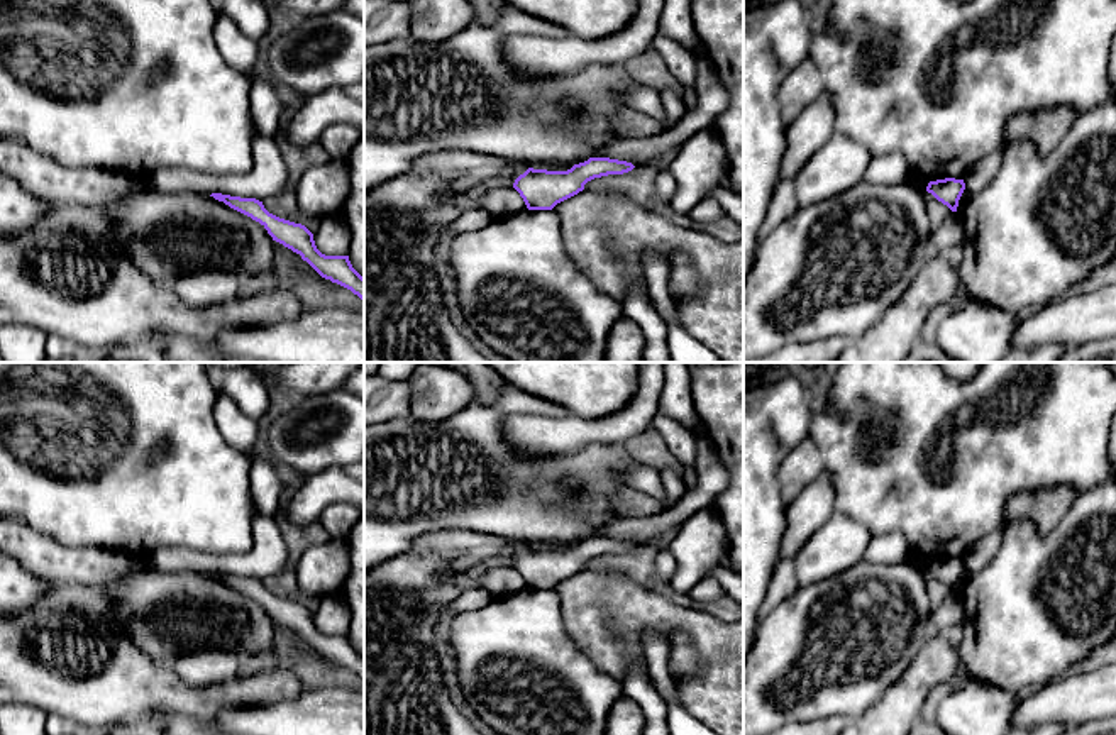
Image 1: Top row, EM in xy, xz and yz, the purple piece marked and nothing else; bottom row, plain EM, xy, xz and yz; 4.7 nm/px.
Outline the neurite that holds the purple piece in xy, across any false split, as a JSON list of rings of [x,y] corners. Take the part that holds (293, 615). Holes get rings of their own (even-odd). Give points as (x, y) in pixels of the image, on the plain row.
[[[222,572],[210,576],[259,601],[273,620],[300,633],[322,657],[351,669],[364,681],[364,657],[352,647],[349,635],[322,633],[315,625],[313,613],[305,605],[269,593],[256,578]]]

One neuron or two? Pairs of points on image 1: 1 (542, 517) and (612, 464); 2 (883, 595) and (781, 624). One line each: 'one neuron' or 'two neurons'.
1: one neuron
2: one neuron

